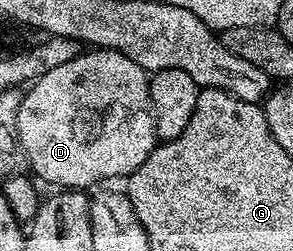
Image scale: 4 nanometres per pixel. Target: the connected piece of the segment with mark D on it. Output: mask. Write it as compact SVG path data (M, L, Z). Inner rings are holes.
M111 48L83 51L82 55L72 58L72 62L64 62L64 66L56 66L56 70L48 70L25 89L20 110L18 111L18 143L22 145L22 152L26 156L29 171L35 172L42 180L50 184L58 184L62 190L90 190L95 186L102 186L105 180L114 180L117 176L128 178L148 158L148 154L156 146L154 135L154 116L150 113L150 76L132 62L132 58L124 58L124 54L112 51Z

